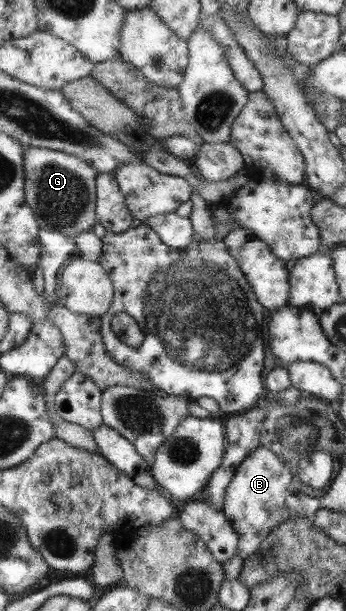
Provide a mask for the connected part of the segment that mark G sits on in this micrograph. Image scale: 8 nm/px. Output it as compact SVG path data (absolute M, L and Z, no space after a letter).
M23 146L24 195L41 229L55 231L75 238L81 232L92 230L96 220L96 173L74 154Z

